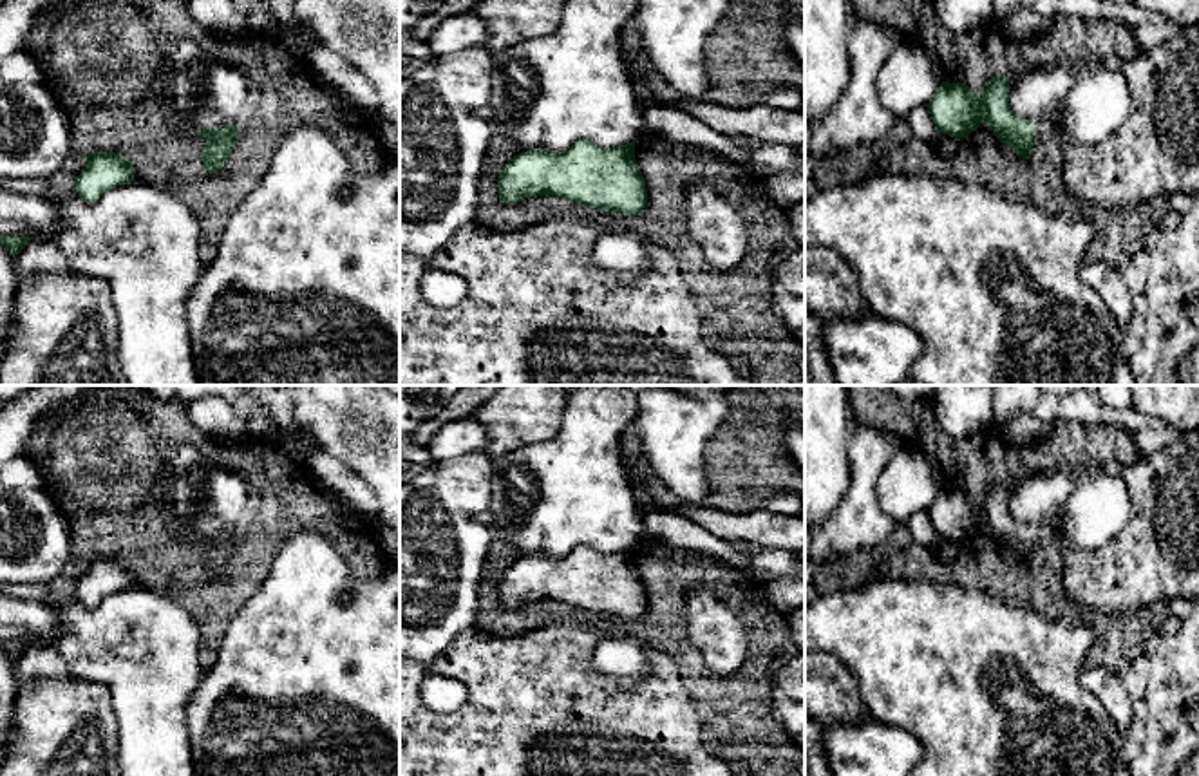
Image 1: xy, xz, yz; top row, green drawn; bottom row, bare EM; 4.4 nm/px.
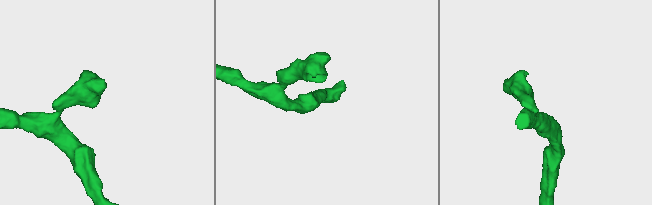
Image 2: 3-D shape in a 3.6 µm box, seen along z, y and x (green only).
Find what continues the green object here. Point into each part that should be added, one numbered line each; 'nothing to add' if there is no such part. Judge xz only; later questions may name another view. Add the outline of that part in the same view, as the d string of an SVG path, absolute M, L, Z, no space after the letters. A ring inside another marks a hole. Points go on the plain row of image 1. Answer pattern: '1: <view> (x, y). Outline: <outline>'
nothing to add

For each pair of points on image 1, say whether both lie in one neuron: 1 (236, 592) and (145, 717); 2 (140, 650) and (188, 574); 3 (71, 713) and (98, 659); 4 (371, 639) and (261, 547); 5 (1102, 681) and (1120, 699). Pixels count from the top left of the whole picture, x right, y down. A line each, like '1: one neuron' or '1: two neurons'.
1: two neurons
2: two neurons
3: two neurons
4: two neurons
5: one neuron

